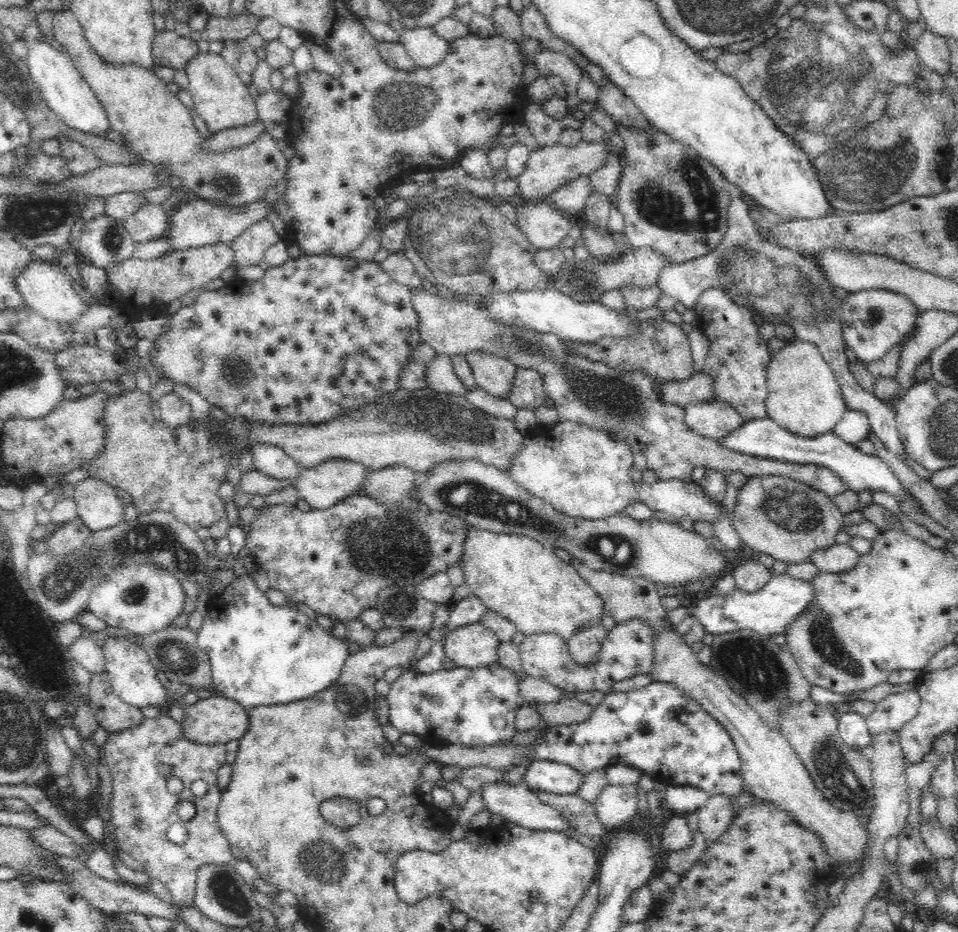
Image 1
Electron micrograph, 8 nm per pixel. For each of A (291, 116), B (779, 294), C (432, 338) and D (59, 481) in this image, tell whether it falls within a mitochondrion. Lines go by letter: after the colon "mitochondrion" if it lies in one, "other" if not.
A: other
B: mitochondrion
C: other
D: other

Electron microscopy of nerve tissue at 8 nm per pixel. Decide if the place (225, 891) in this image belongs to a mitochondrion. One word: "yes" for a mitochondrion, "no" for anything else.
yes

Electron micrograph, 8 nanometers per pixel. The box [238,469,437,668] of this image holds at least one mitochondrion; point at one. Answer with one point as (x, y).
(381, 546)

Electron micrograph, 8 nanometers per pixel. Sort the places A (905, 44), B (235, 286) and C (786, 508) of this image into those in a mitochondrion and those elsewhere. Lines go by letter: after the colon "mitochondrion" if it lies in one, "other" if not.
A: other
B: other
C: mitochondrion

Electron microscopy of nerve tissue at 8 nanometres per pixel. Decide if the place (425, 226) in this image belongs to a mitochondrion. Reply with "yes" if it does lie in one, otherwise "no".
yes

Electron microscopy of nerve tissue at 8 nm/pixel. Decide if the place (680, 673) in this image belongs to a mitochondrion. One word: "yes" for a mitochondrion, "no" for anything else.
no

